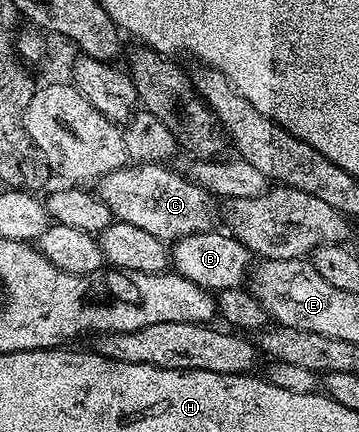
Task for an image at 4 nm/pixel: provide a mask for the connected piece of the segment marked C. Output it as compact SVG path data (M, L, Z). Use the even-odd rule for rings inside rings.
M163 163L142 164L141 166L123 166L104 174L96 181L96 195L110 208L114 220L128 222L132 226L140 226L140 230L148 230L148 234L156 234L156 238L173 242L188 234L209 232L215 227L214 219L219 219L220 208L217 208L216 197L209 189L202 187L189 175L181 176L173 172Z

